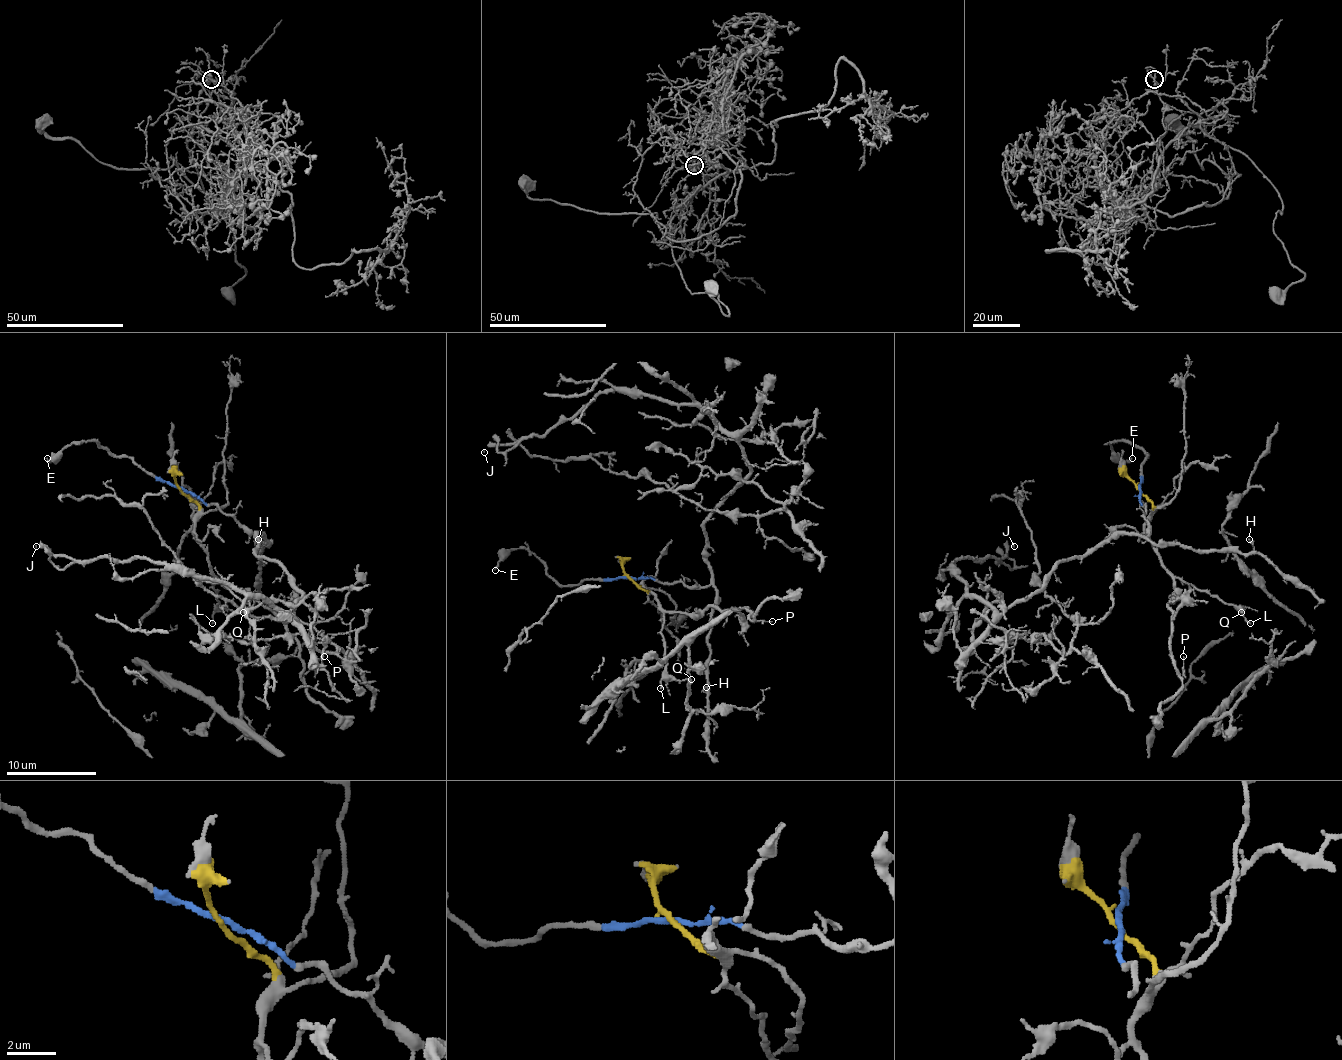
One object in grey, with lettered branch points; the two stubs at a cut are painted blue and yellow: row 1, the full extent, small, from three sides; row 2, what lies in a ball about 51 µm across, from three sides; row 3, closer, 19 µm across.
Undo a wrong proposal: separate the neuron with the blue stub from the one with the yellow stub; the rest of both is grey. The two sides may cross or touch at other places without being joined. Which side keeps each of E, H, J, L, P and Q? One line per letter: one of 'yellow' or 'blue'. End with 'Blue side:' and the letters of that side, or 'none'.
E: blue
H: blue
J: blue
L: yellow
P: yellow
Q: yellow
Blue side: E, H, J

